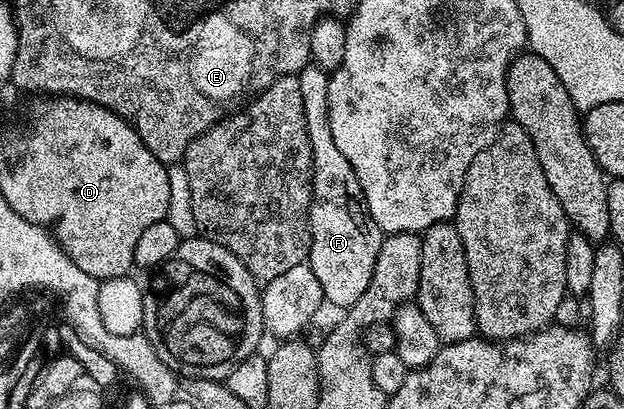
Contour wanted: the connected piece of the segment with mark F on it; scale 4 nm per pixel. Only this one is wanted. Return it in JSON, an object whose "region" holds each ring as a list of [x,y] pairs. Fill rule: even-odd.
{"region":[[[315,64],[305,66],[298,75],[298,92],[302,92],[302,104],[304,105],[304,115],[306,116],[306,132],[308,133],[310,148],[312,149],[312,203],[310,204],[310,212],[308,213],[308,223],[312,229],[312,247],[308,253],[307,265],[311,266],[314,276],[318,276],[318,284],[322,284],[325,303],[329,307],[332,305],[340,306],[339,308],[347,308],[354,304],[354,300],[358,300],[358,296],[362,296],[362,292],[366,292],[366,284],[370,284],[370,280],[374,276],[374,260],[378,260],[378,248],[386,235],[384,231],[378,228],[378,224],[370,216],[368,206],[364,202],[364,193],[358,184],[358,180],[354,176],[354,168],[350,168],[350,162],[346,160],[346,156],[342,156],[342,152],[338,152],[338,144],[334,144],[334,136],[330,133],[330,120],[328,119],[329,77],[329,71]]]}

